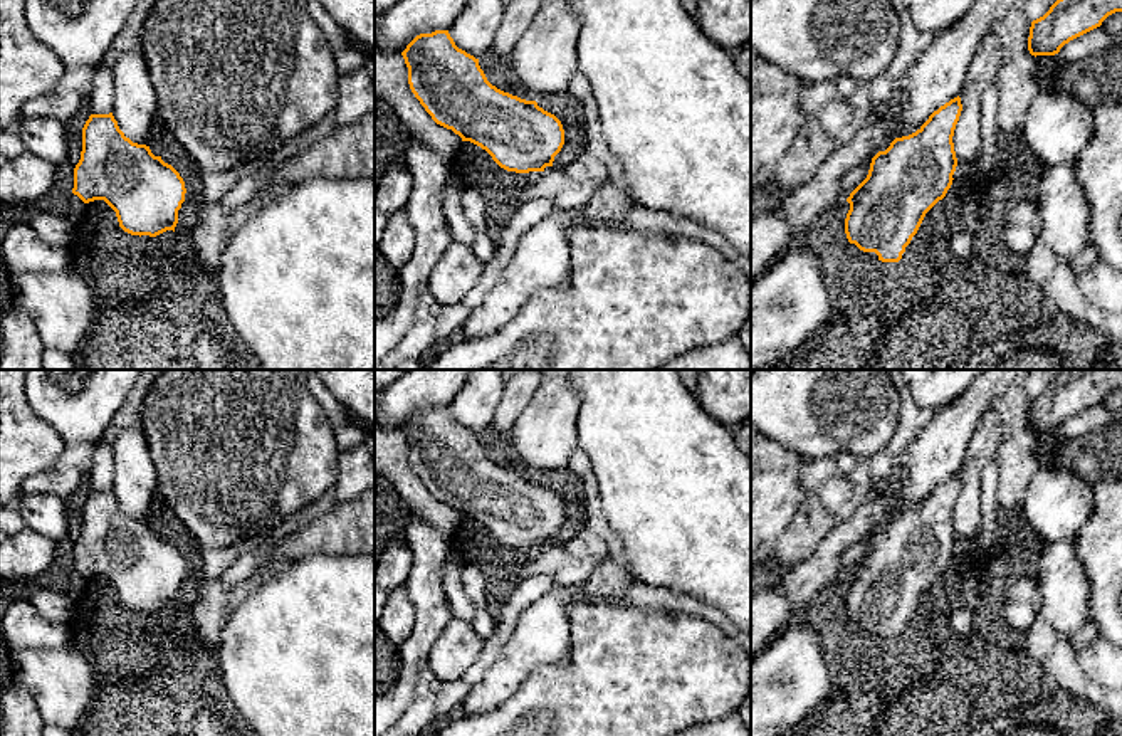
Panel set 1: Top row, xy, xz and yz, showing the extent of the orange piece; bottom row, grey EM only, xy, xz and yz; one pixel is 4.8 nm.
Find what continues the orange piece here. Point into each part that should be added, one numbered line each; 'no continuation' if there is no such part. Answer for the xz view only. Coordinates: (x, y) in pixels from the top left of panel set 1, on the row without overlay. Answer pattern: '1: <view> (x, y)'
no continuation

